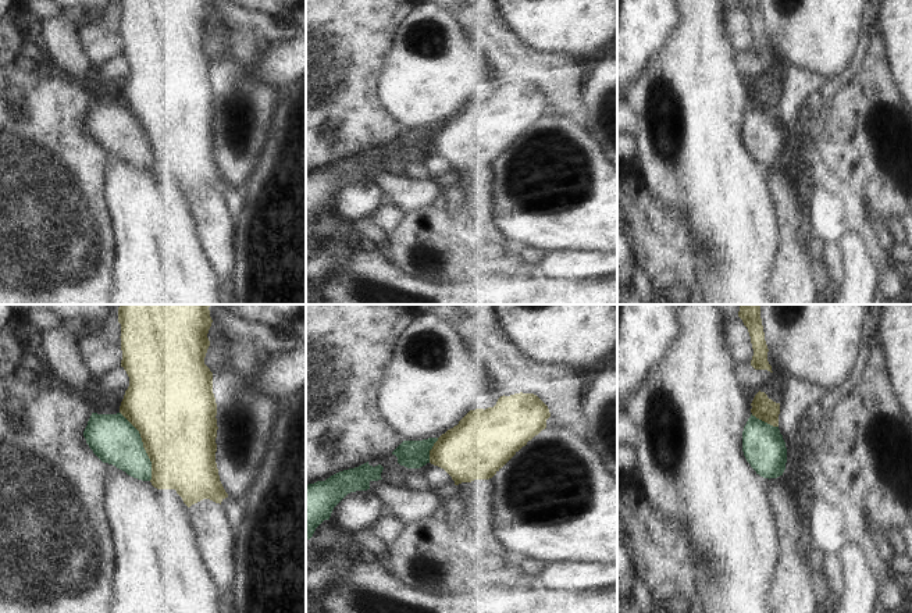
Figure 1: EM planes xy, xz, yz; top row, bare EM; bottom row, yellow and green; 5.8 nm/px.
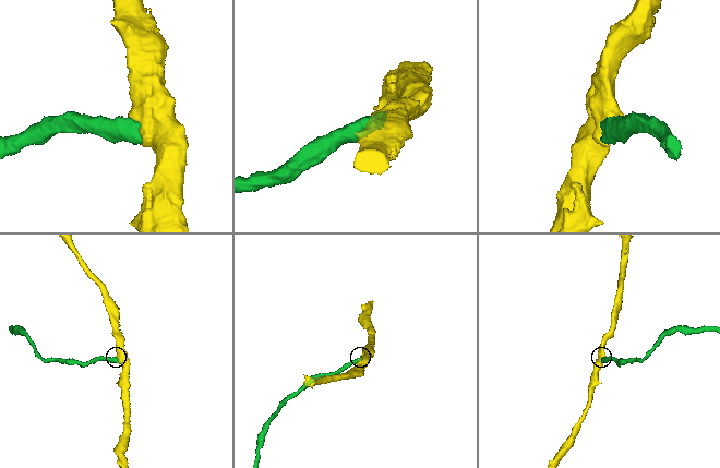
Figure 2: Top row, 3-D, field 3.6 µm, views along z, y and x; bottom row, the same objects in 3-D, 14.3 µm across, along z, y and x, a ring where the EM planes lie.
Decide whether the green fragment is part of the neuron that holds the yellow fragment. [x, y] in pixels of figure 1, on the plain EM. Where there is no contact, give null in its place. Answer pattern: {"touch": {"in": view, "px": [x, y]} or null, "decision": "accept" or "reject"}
{"touch": {"in": "xy", "px": [143, 135]}, "decision": "reject"}

